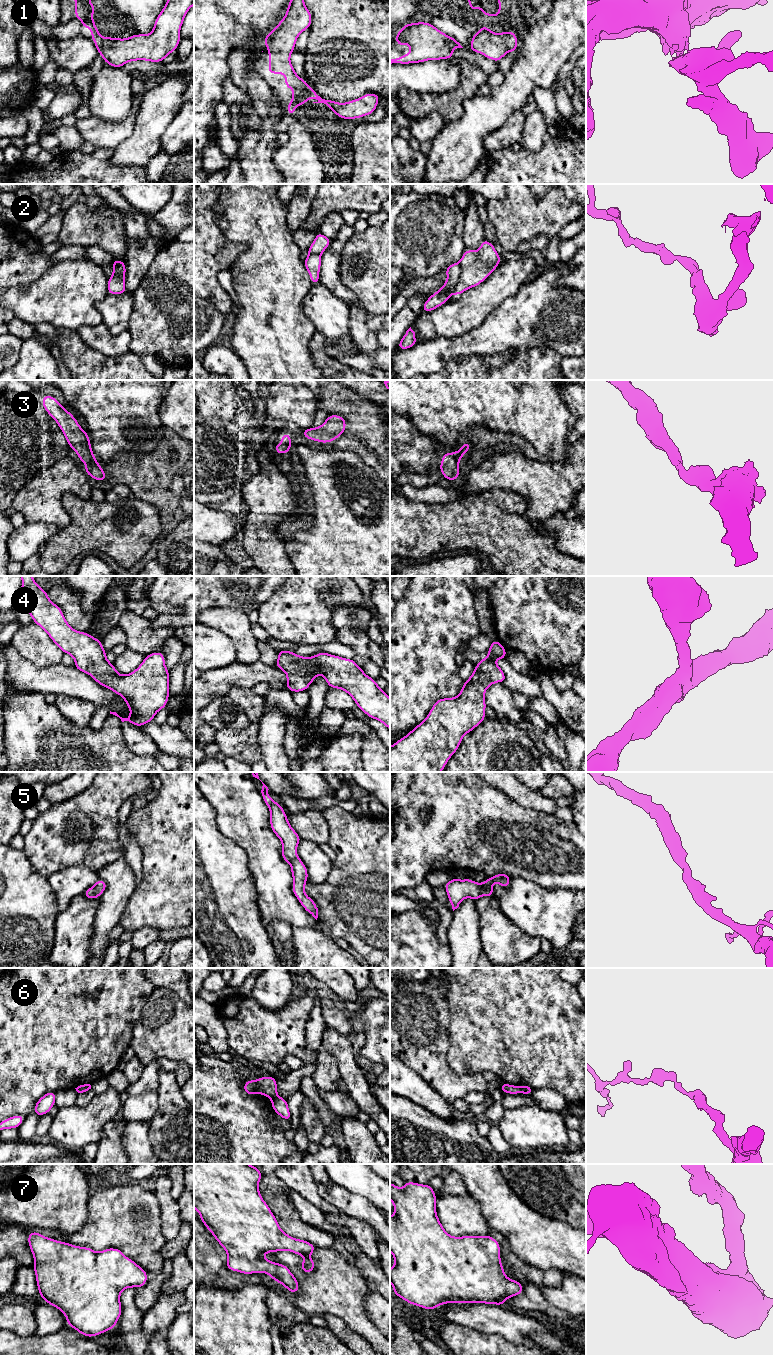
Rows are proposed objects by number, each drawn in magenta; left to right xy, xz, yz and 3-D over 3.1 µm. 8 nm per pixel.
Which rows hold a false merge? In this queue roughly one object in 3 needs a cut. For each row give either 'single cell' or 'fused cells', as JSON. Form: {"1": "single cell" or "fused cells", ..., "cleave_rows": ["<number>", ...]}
{"1": "single cell", "2": "fused cells", "3": "single cell", "4": "single cell", "5": "single cell", "6": "fused cells", "7": "single cell", "cleave_rows": ["2", "6"]}

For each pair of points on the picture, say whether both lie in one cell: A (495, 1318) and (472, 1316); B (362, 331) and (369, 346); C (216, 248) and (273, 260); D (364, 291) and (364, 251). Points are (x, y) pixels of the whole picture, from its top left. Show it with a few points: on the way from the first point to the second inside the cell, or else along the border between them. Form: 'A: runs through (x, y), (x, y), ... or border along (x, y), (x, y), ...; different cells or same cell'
A: runs through (489, 1318), (478, 1316); same cell
B: runs through (362, 335), (367, 342); same cell
C: border along (224, 236), (228, 241), (246, 245), (228, 270); different cells
D: runs through (367, 281), (367, 261); same cell

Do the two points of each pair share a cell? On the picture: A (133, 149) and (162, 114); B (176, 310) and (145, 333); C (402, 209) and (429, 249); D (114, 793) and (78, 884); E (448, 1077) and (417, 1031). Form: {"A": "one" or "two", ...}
{"A": "one", "B": "one", "C": "one", "D": "two", "E": "one"}

